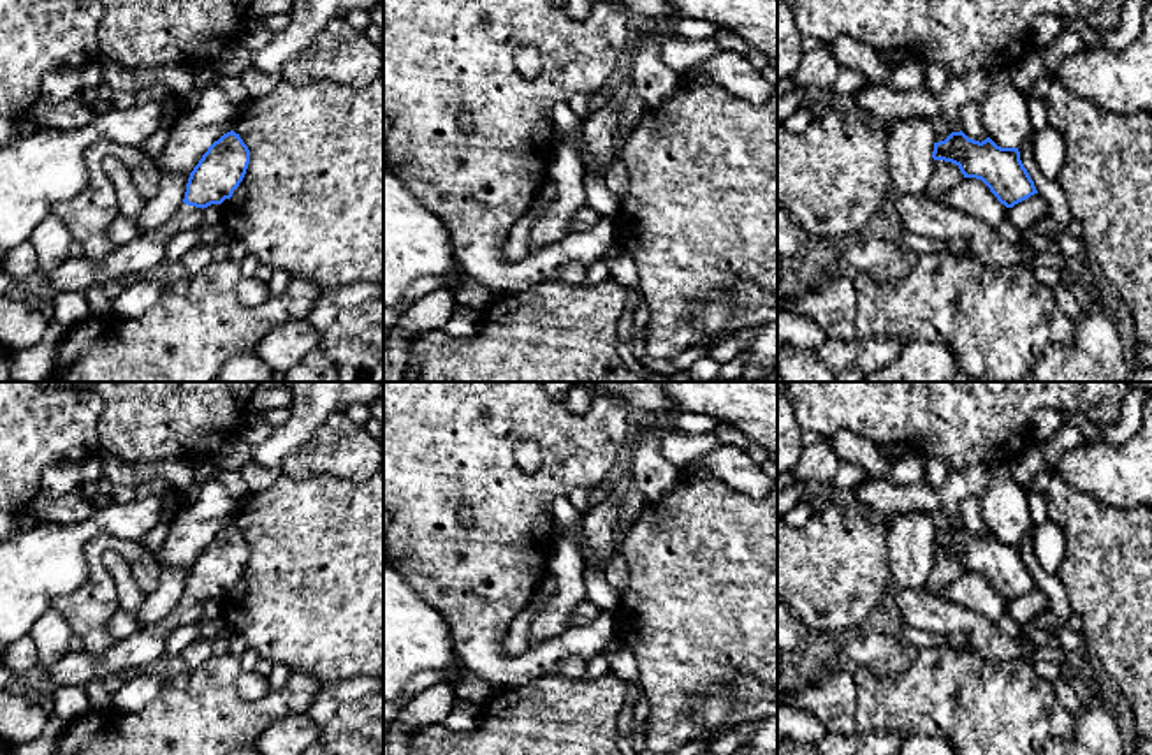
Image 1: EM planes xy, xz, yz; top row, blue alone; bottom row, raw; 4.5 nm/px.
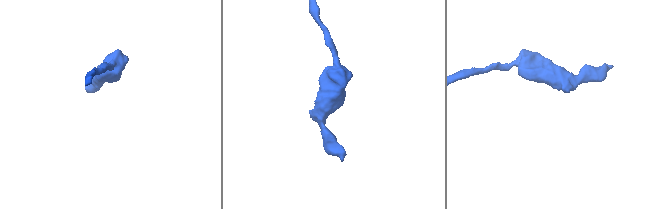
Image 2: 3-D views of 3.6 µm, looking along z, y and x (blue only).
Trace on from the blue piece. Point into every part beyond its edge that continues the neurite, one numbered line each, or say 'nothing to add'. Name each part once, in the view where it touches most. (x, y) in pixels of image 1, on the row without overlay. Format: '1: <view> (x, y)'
1: xy (145, 646)

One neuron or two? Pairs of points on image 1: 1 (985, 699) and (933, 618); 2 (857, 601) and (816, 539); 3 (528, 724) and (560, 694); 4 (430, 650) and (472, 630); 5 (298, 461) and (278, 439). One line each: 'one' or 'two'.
1: two
2: one
3: one
4: two
5: two

